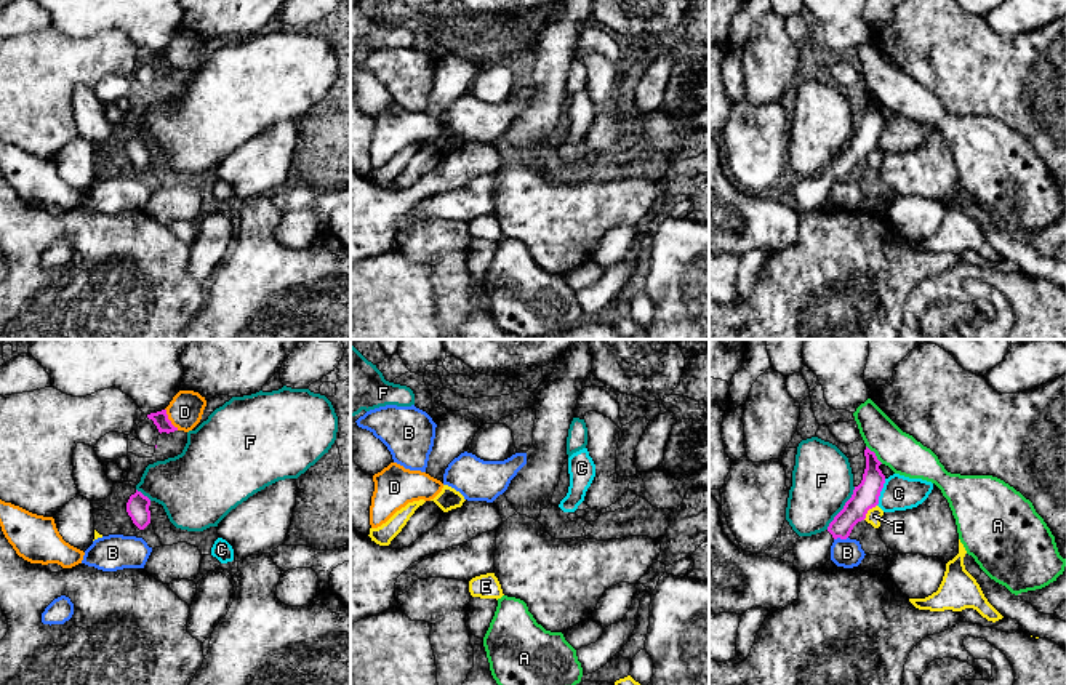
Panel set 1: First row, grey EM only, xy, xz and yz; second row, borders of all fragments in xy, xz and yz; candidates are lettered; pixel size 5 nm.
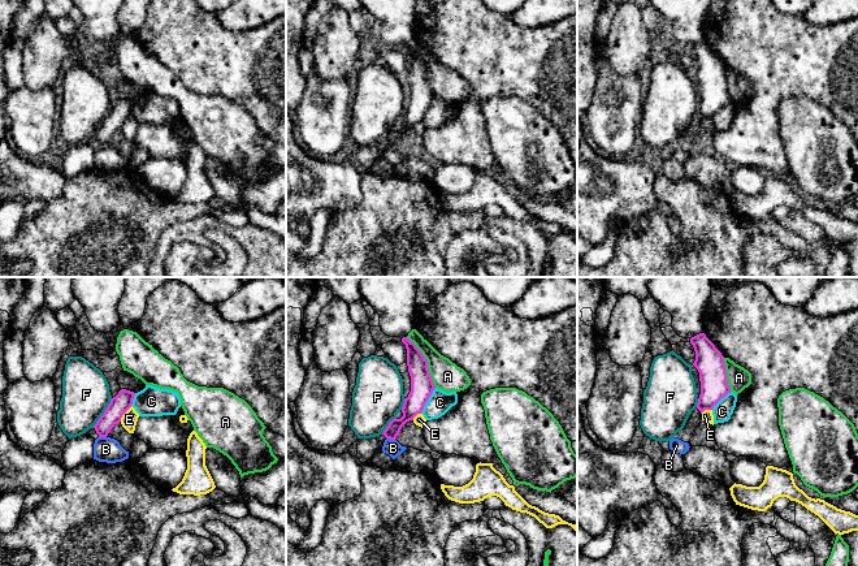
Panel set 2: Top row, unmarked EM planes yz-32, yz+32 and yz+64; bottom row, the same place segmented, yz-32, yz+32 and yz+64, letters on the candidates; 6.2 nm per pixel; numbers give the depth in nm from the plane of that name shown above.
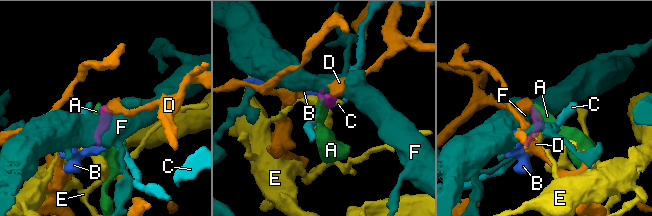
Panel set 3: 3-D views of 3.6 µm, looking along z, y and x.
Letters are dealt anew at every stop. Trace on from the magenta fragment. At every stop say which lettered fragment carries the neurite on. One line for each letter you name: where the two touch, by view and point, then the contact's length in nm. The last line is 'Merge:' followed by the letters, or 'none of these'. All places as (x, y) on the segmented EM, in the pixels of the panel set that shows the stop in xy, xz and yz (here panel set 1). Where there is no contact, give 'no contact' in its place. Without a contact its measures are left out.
Merge: none of these

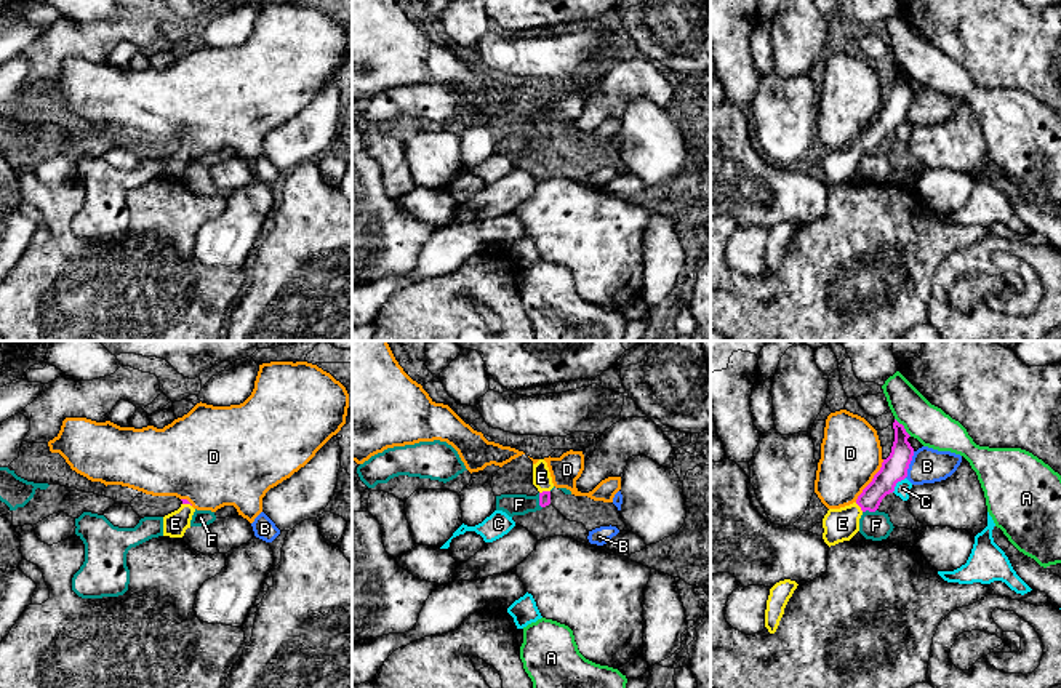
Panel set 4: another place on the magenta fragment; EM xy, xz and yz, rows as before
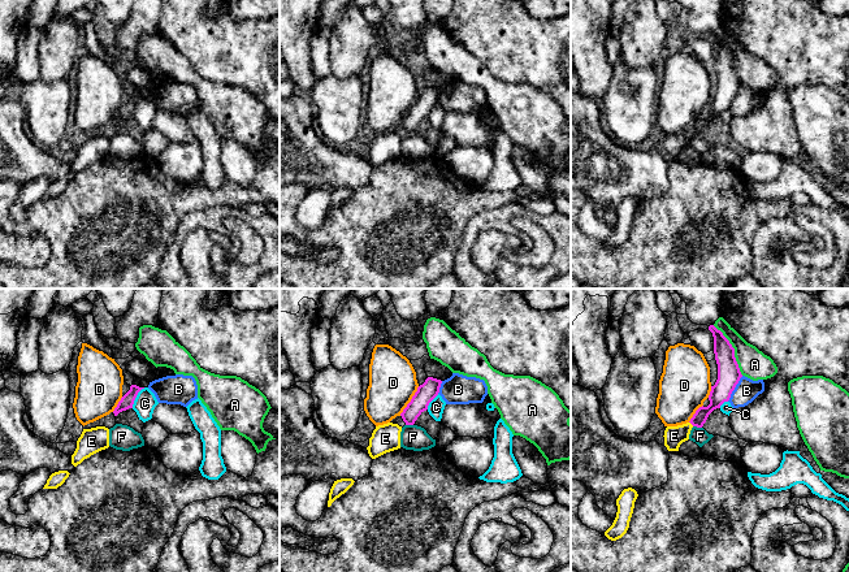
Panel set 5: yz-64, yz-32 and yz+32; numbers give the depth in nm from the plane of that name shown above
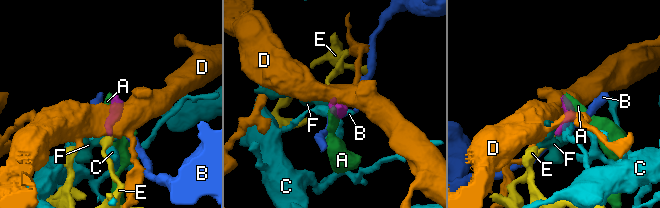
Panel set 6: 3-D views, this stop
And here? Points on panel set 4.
E: xz (544, 492) | 60 nm
Merge: E

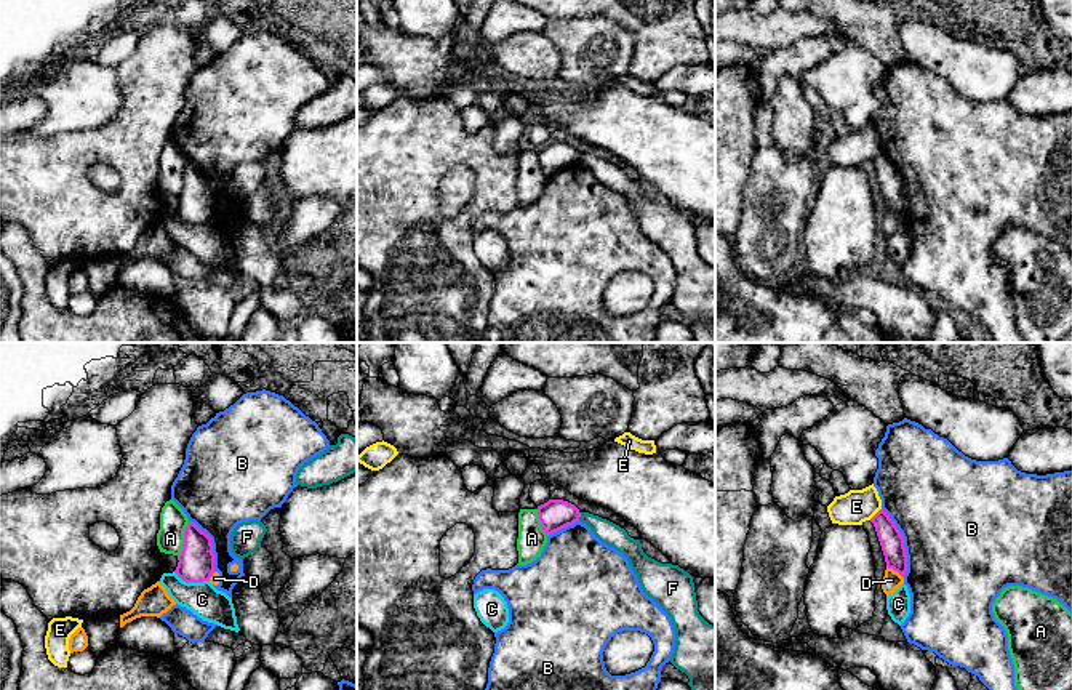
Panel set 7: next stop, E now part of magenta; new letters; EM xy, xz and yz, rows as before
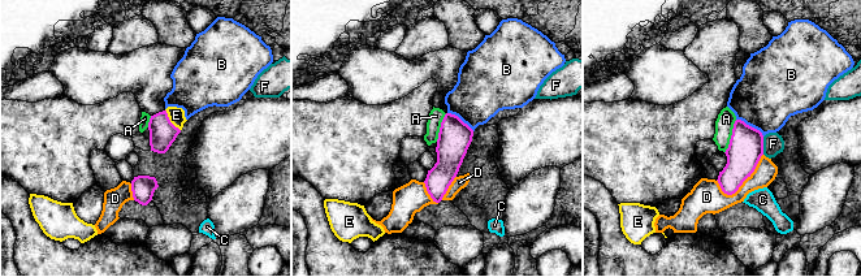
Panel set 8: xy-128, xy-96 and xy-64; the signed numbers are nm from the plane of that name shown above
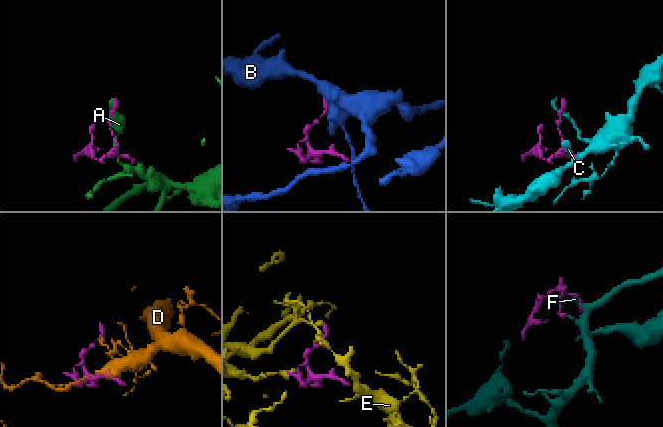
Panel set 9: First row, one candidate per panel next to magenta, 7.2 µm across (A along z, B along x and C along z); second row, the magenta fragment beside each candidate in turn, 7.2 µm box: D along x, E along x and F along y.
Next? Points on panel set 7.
Merge: none of these

